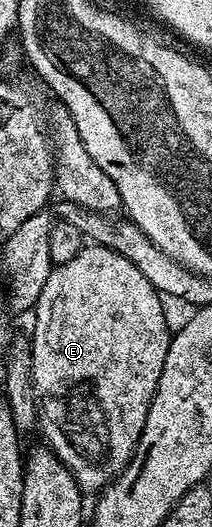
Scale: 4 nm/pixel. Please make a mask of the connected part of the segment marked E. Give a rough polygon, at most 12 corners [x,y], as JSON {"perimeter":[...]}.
{"perimeter":[[83,245],[34,305],[45,445],[84,492],[130,463],[172,326]]}

